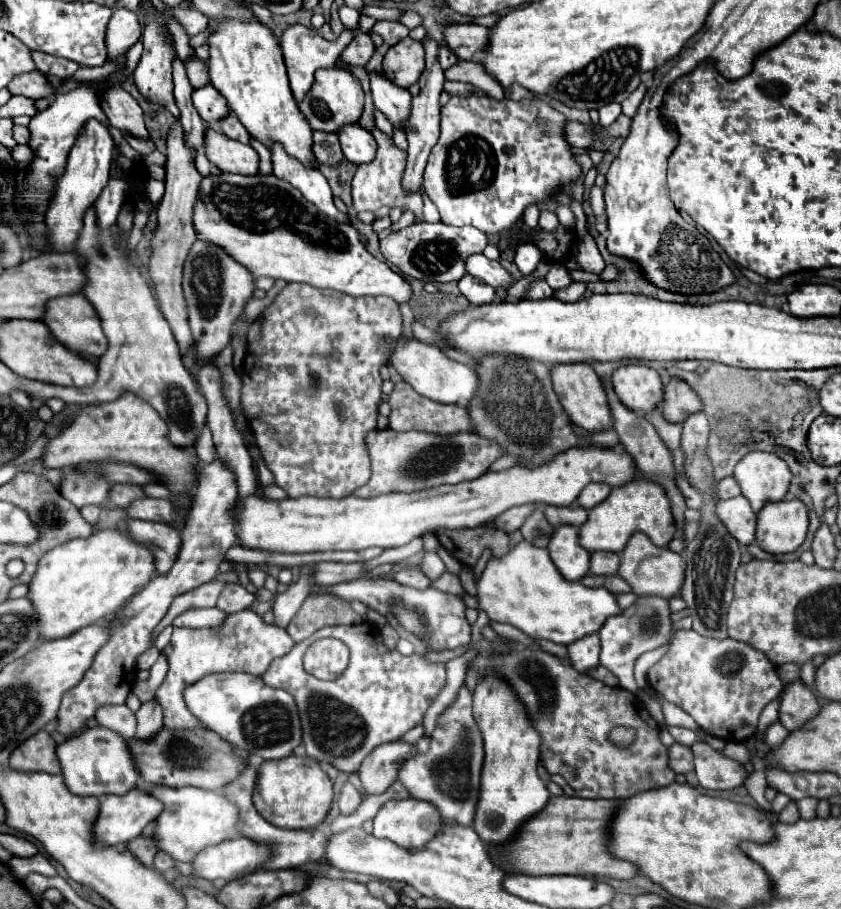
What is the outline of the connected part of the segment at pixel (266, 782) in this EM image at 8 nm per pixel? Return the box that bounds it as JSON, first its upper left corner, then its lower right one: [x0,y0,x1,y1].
[254,755,334,829]

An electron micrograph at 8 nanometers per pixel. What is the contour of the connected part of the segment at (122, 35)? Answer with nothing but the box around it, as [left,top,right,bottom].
[106,9,142,59]

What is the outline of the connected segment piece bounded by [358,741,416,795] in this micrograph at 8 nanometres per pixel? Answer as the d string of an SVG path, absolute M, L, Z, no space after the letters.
M406 741L378 745L360 765L360 783L368 795L384 793L396 779L400 763L416 755L416 747Z

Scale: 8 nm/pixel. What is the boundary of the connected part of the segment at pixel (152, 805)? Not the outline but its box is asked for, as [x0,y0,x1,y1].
[94,789,164,845]

